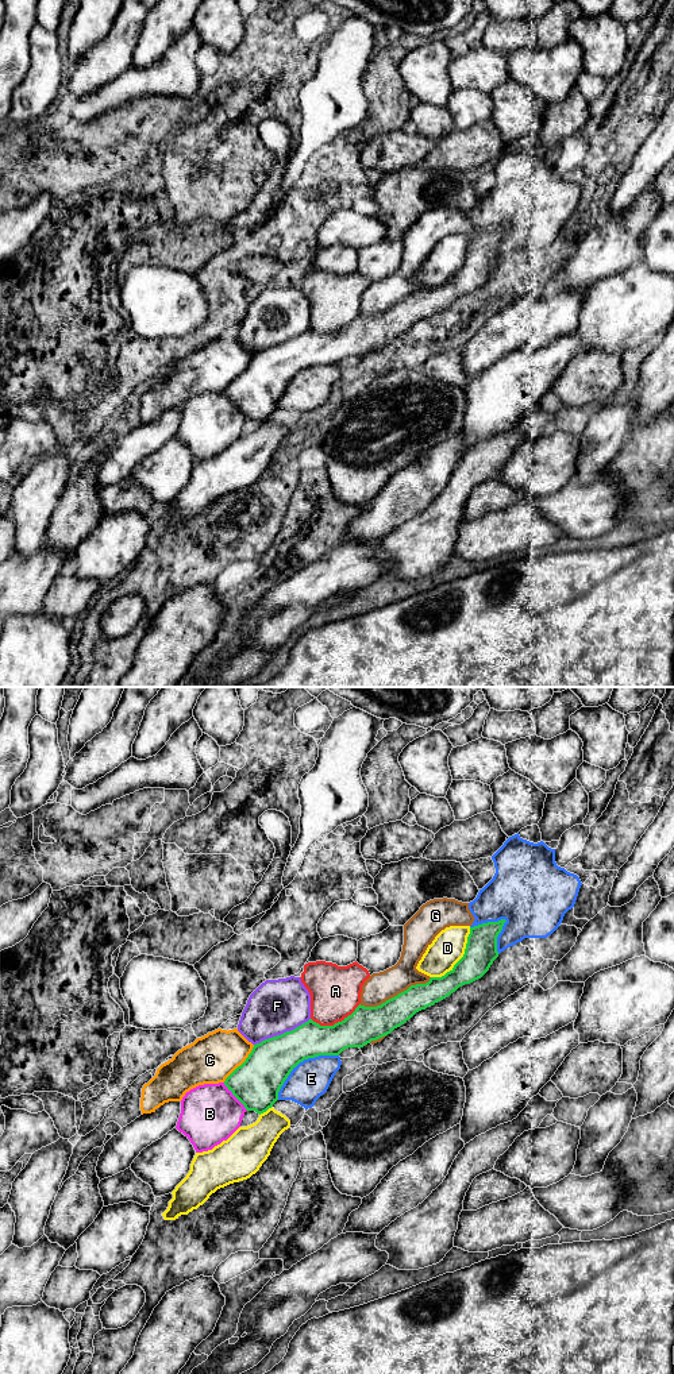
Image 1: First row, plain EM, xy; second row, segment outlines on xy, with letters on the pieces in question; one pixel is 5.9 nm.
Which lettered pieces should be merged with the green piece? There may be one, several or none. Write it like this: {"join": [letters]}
{"join": []}

